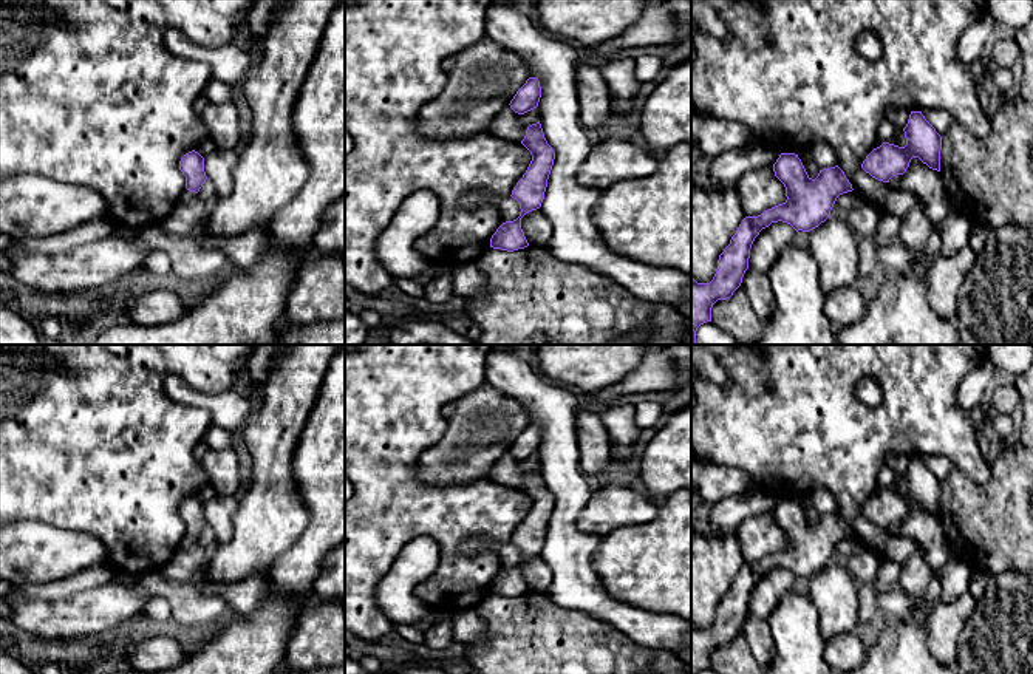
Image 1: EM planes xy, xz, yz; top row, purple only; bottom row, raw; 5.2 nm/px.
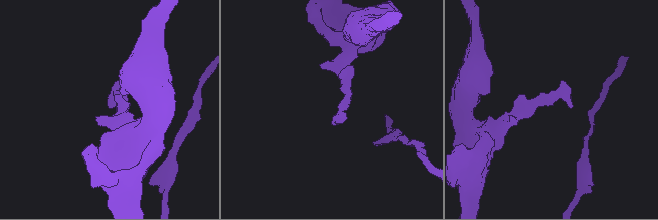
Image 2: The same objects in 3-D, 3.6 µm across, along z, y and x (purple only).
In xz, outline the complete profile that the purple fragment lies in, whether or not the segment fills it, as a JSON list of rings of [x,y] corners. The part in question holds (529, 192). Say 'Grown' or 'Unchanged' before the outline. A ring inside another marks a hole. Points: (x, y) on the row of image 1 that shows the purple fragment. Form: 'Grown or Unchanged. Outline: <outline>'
Unchanged. Outline: [[[540,121],[526,130],[521,144],[530,151],[532,161],[512,190],[512,198],[520,203],[520,216],[503,223],[490,238],[490,247],[513,252],[529,246],[521,229],[521,218],[541,207],[547,179],[554,165],[555,151],[547,144]]]

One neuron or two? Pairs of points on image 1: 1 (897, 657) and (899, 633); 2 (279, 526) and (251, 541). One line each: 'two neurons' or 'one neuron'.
1: one neuron
2: one neuron

